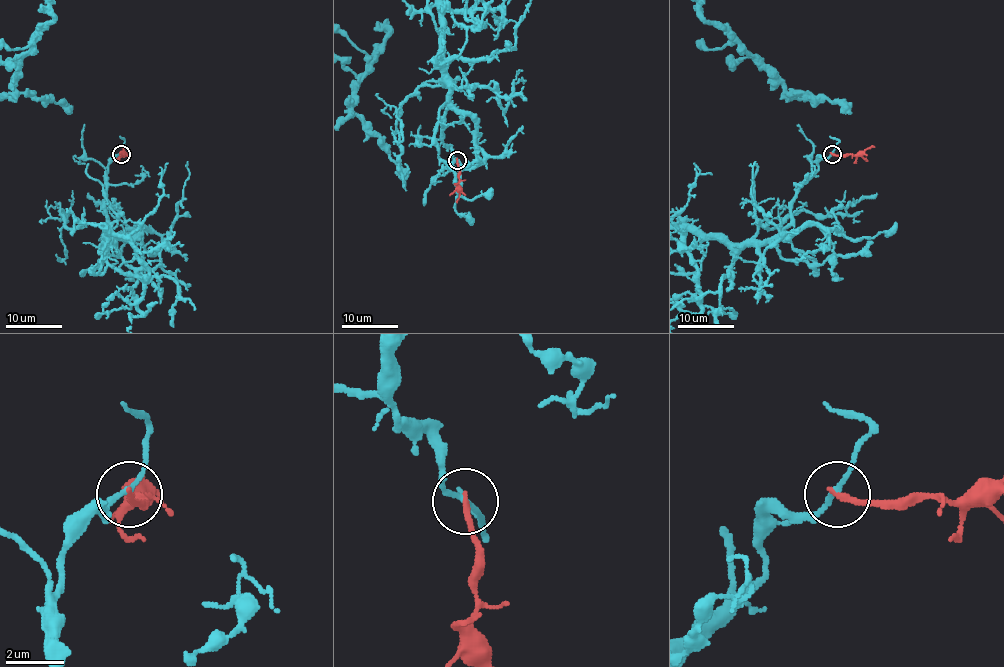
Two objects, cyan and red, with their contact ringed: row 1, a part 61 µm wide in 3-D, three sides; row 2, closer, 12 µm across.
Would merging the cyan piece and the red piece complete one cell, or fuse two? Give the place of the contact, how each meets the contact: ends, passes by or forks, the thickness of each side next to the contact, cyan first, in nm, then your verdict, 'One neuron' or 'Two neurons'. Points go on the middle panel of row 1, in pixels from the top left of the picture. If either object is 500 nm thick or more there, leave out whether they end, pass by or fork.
Place: (457, 160). At the ring cyan passes by. At the ring red ends. Thickness 160 nm (cyan) against 220 nm. Two neurons

